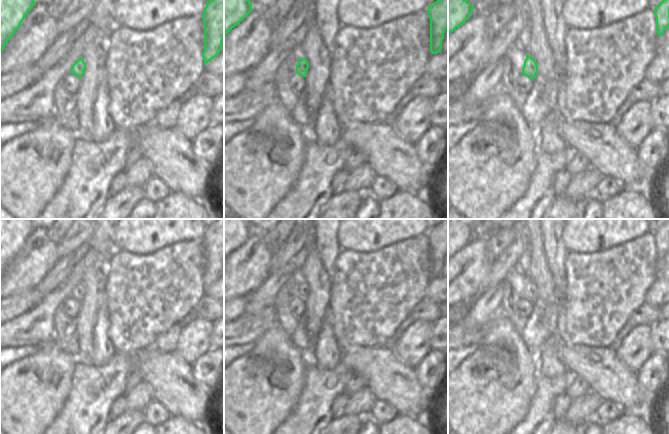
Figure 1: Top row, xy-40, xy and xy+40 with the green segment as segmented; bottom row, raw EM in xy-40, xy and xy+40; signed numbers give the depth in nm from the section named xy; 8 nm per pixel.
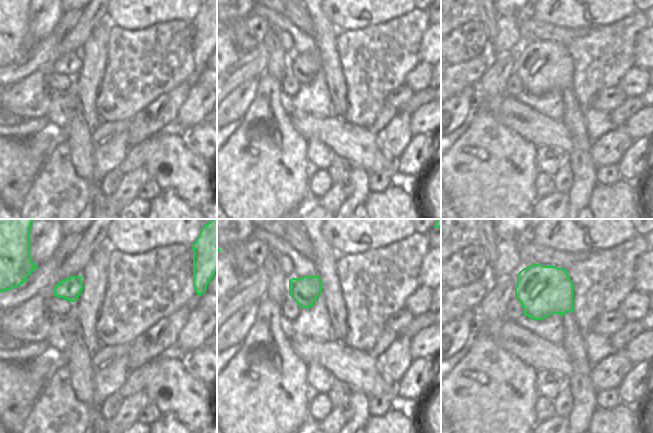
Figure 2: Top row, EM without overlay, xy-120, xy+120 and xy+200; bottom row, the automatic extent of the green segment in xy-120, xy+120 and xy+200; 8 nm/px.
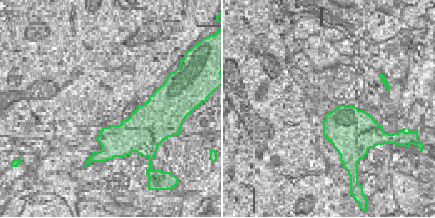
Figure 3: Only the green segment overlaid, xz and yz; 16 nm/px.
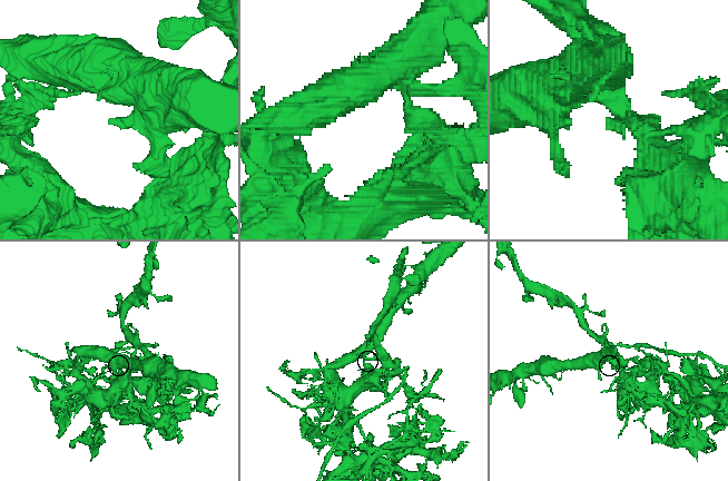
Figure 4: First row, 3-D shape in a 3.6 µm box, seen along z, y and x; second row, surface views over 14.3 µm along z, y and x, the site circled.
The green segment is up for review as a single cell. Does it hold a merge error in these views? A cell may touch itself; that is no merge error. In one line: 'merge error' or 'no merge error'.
merge error

